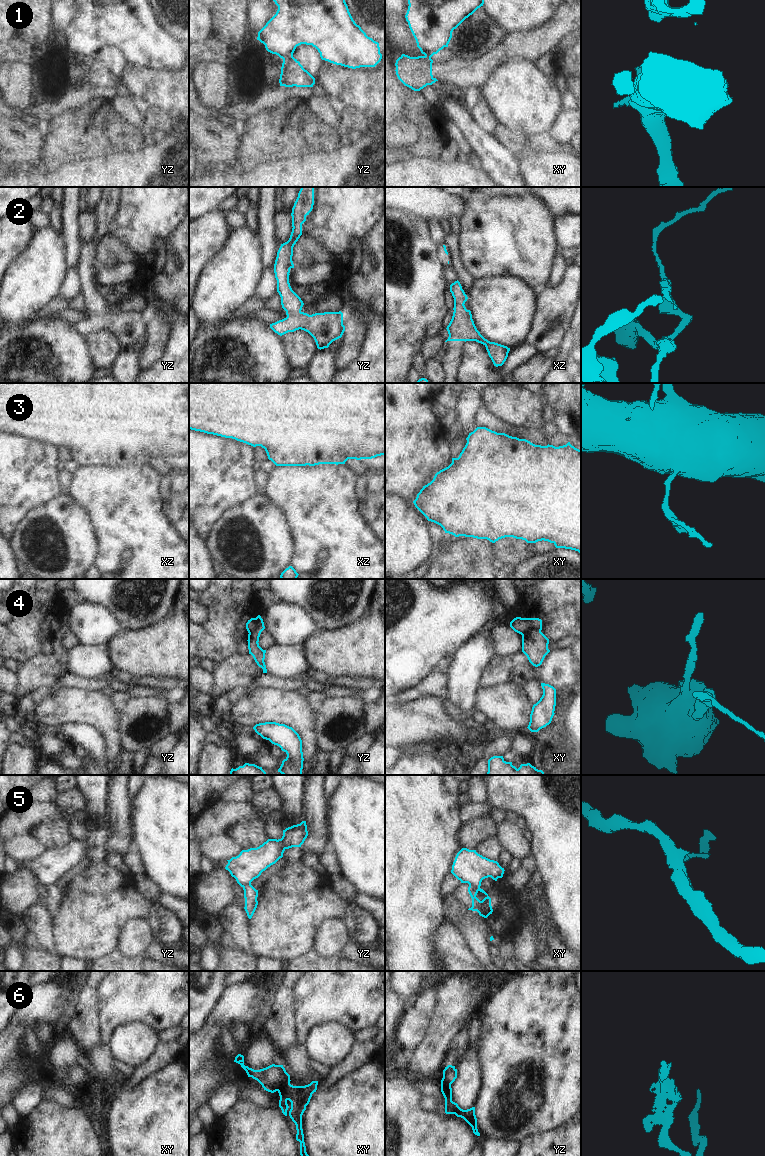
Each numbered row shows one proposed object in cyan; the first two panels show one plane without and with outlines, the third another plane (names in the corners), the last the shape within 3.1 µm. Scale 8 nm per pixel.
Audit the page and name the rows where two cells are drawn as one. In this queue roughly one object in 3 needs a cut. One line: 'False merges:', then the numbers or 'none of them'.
False merges: 1, 4, 5, 6

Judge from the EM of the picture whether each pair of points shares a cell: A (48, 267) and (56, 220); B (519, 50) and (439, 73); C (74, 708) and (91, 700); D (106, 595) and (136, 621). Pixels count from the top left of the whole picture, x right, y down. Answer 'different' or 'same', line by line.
A: different
B: same
C: same
D: same

